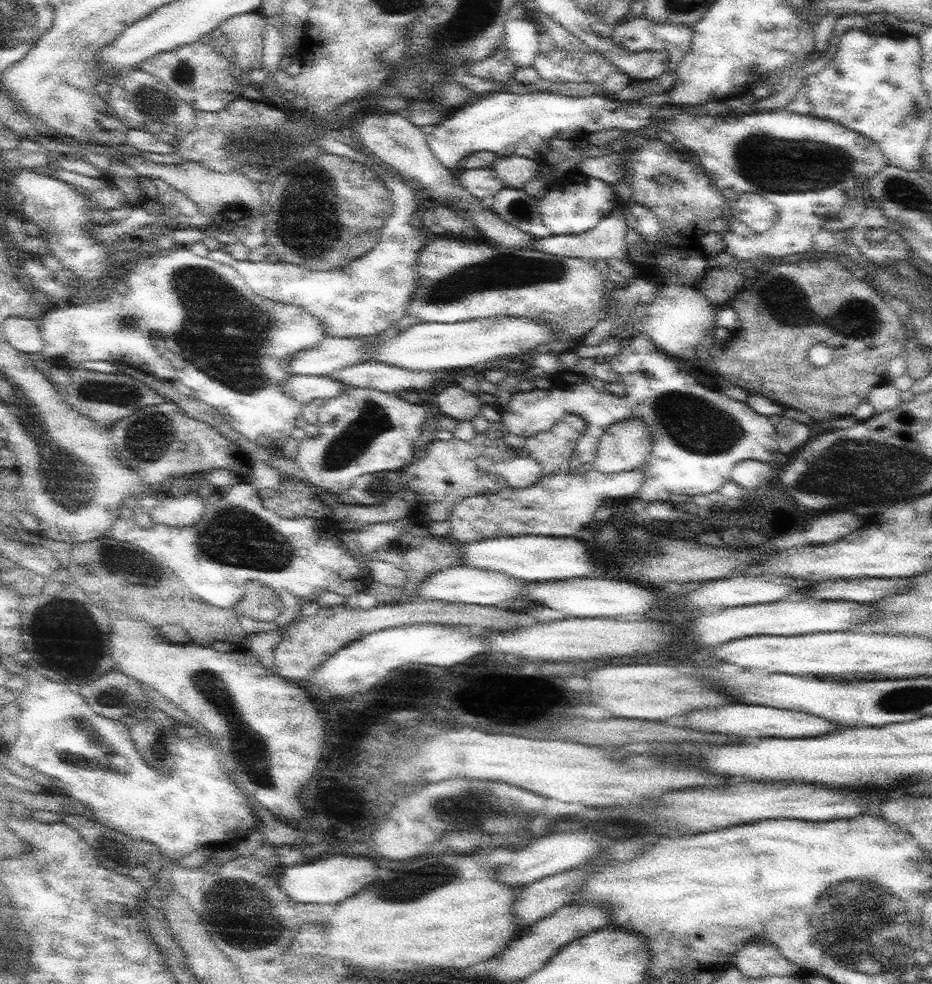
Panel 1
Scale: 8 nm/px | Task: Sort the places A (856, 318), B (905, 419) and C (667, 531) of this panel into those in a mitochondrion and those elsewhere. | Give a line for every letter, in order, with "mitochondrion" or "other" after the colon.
A: mitochondrion
B: other
C: other

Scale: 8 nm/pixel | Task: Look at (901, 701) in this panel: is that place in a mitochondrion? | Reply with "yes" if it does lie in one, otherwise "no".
yes

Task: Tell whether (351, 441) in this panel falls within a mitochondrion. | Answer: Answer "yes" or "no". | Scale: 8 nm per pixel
yes

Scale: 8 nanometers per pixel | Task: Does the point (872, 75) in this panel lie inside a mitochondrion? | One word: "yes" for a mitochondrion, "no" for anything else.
no

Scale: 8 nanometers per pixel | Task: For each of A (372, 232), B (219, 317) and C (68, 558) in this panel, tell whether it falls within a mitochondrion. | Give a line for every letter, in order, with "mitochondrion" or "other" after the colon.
A: other
B: mitochondrion
C: other

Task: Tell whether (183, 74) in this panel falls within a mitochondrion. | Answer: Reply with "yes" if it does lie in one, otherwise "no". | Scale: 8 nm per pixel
yes

